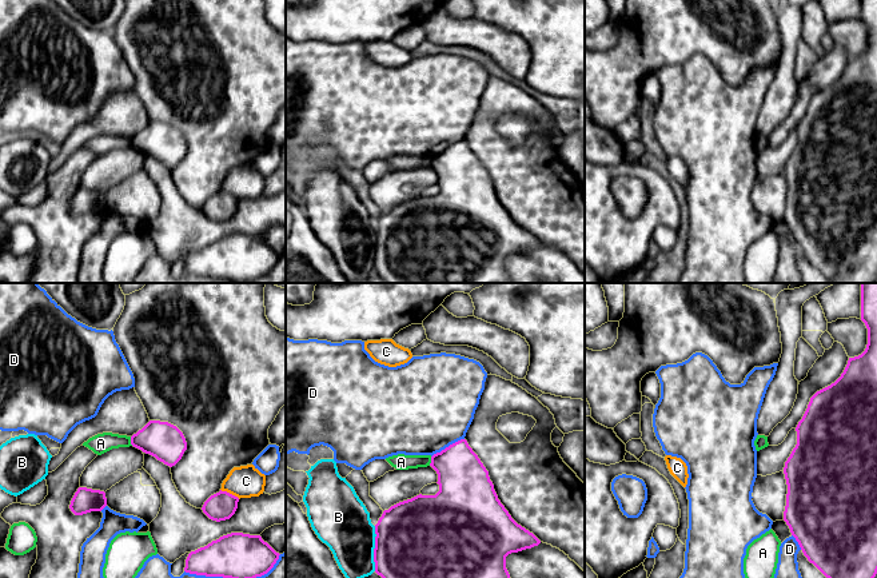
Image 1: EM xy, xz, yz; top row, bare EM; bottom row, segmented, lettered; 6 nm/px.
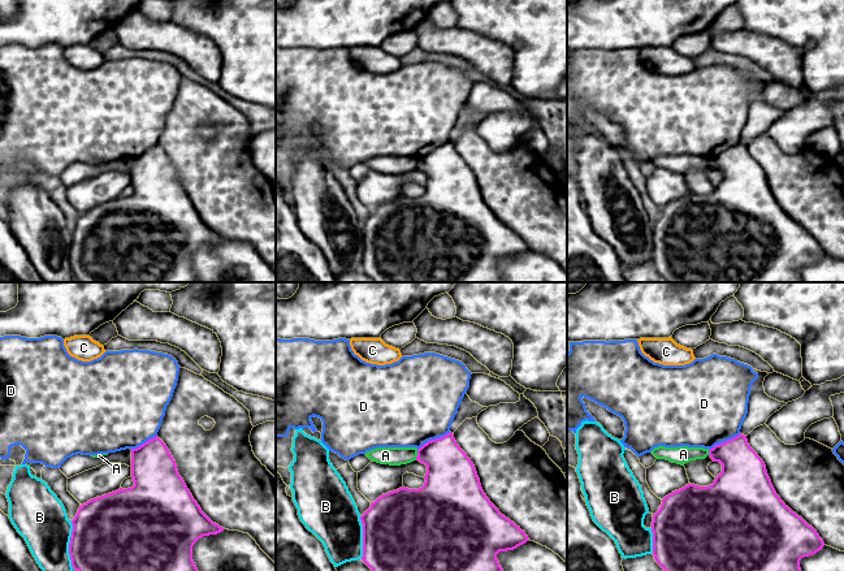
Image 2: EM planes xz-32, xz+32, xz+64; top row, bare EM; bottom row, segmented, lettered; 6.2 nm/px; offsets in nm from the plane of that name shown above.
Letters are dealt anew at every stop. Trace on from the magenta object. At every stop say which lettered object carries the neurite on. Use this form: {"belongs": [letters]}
{"belongs": []}

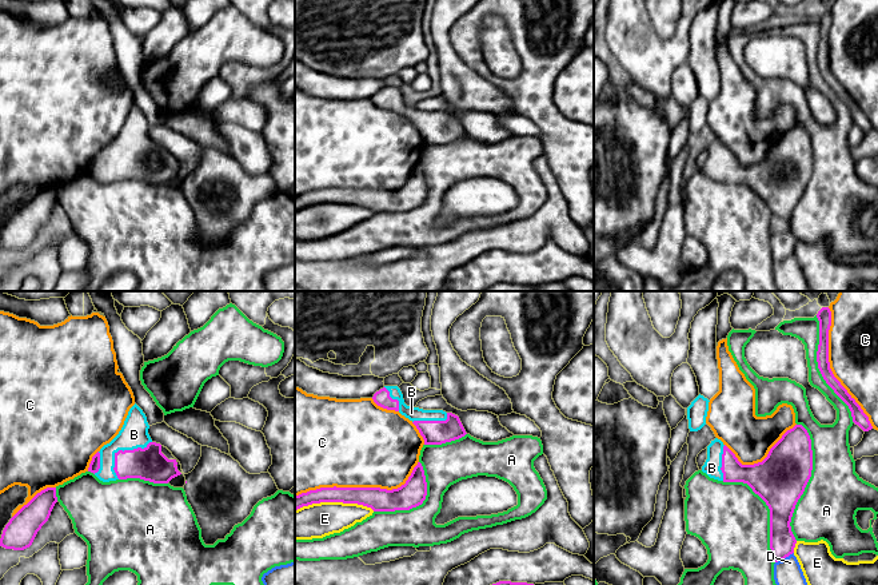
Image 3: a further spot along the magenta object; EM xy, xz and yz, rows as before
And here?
{"belongs": ["B"]}

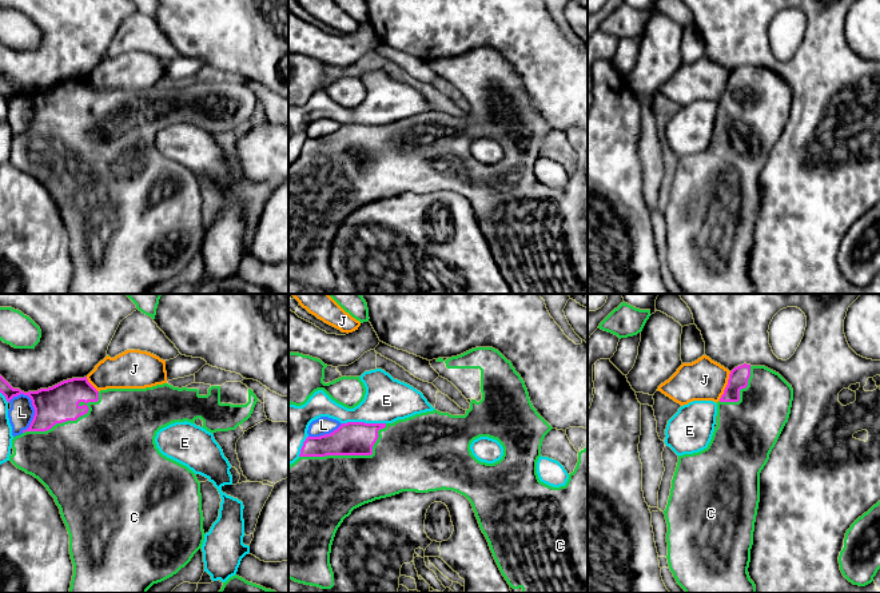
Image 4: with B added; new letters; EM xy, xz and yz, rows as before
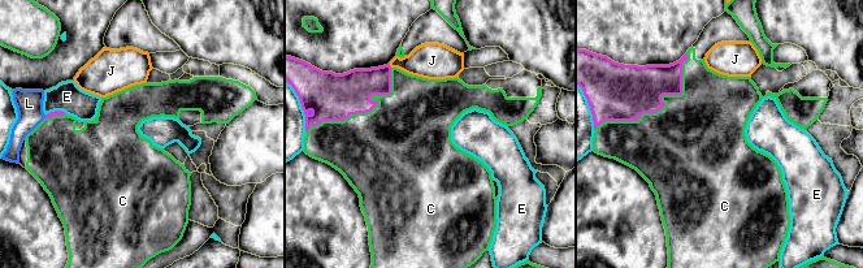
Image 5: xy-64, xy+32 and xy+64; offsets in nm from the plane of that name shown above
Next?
{"belongs": []}

